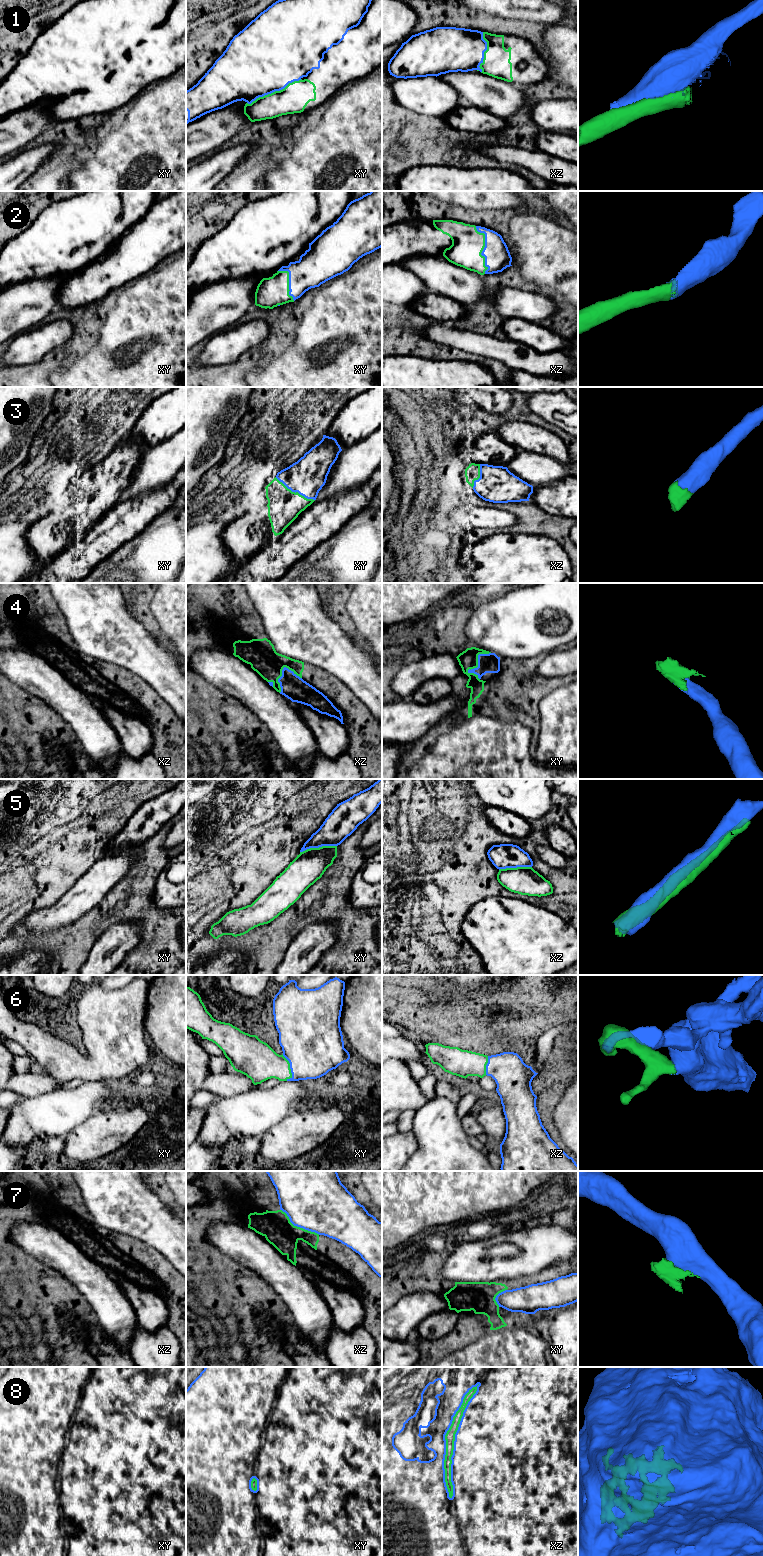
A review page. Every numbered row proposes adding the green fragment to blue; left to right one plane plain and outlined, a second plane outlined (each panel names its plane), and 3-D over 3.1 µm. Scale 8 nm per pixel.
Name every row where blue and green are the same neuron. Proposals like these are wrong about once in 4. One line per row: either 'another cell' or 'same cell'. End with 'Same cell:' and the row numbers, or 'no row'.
1: another cell
2: same cell
3: same cell
4: same cell
5: another cell
6: same cell
7: another cell
8: same cell
Same cell: 2, 3, 4, 6, 8

